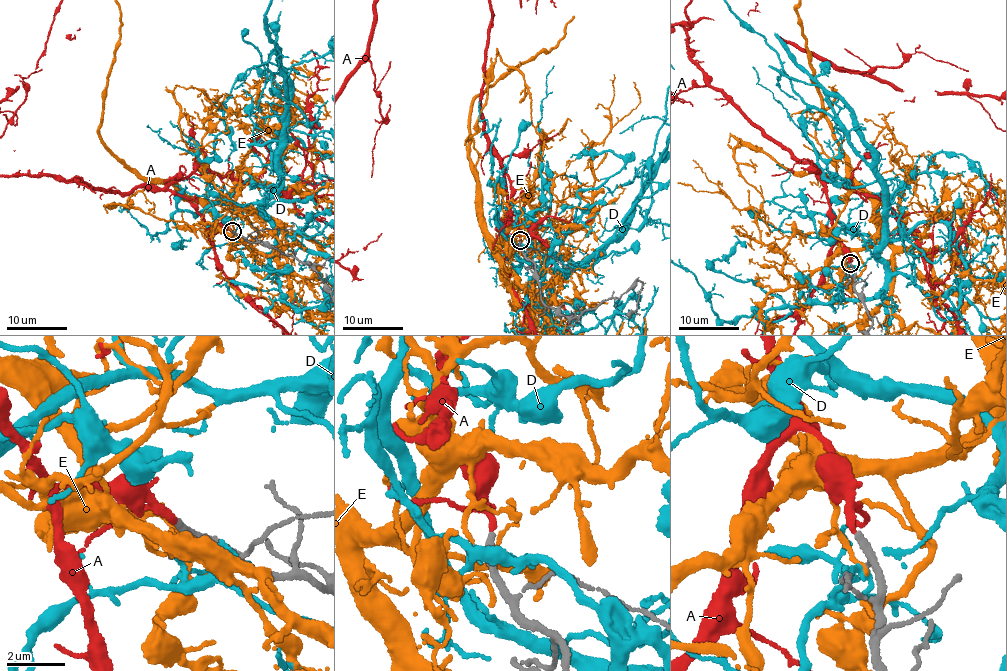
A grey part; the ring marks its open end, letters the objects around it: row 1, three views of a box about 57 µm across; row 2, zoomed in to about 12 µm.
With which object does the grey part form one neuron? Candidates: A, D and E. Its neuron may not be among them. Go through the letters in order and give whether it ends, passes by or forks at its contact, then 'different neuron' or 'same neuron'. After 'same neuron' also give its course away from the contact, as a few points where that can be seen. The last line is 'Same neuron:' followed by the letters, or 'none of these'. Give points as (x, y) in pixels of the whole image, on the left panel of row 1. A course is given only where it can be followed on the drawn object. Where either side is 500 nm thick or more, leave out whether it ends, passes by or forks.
A: it ends; same neuron
D: it forks; different neuron
E: it passes by; different neuron
Same neuron: A

